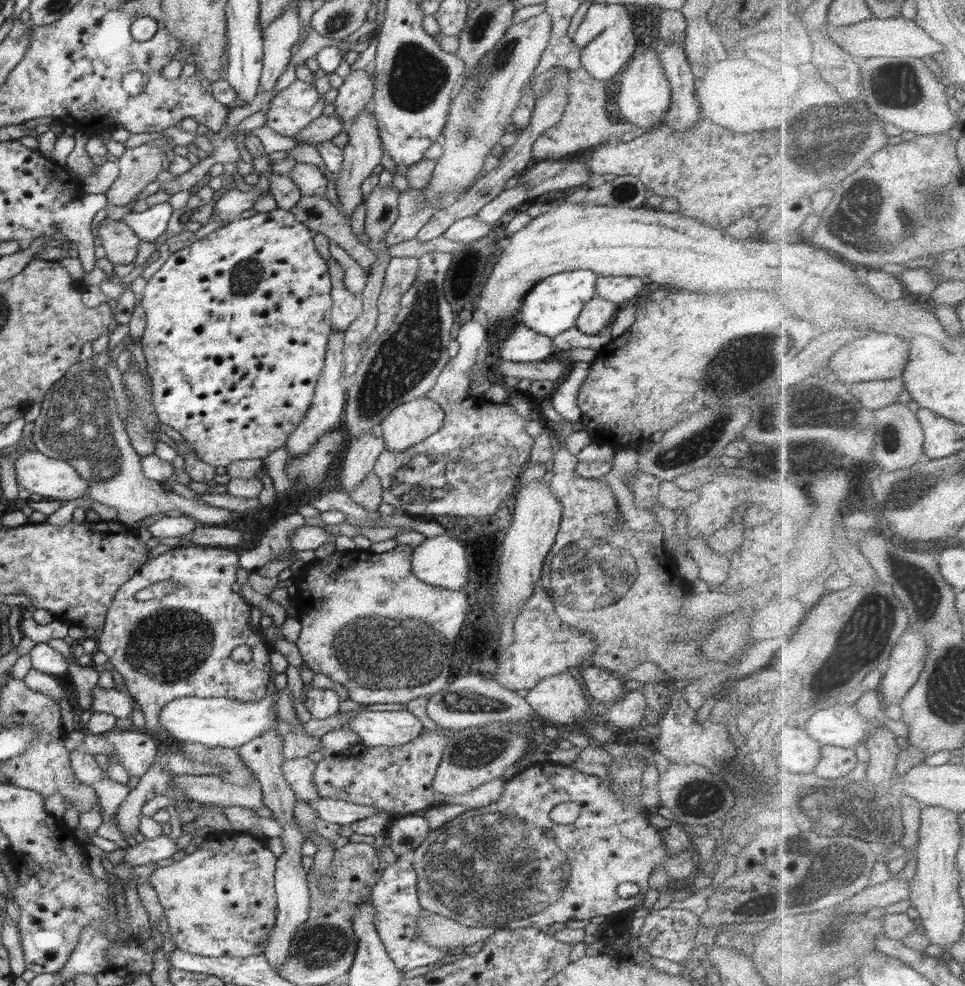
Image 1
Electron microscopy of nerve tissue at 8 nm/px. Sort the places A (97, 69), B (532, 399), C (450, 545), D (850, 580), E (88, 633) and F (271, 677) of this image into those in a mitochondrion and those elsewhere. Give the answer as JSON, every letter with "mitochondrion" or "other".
{"A":"other","B":"other","C":"other","D":"other","E":"other","F":"other"}

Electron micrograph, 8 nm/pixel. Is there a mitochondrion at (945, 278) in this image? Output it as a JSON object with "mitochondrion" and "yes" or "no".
{"mitochondrion":"no"}

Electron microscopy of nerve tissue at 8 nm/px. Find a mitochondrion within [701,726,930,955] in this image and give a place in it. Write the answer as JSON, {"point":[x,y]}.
{"point":[825,866]}

